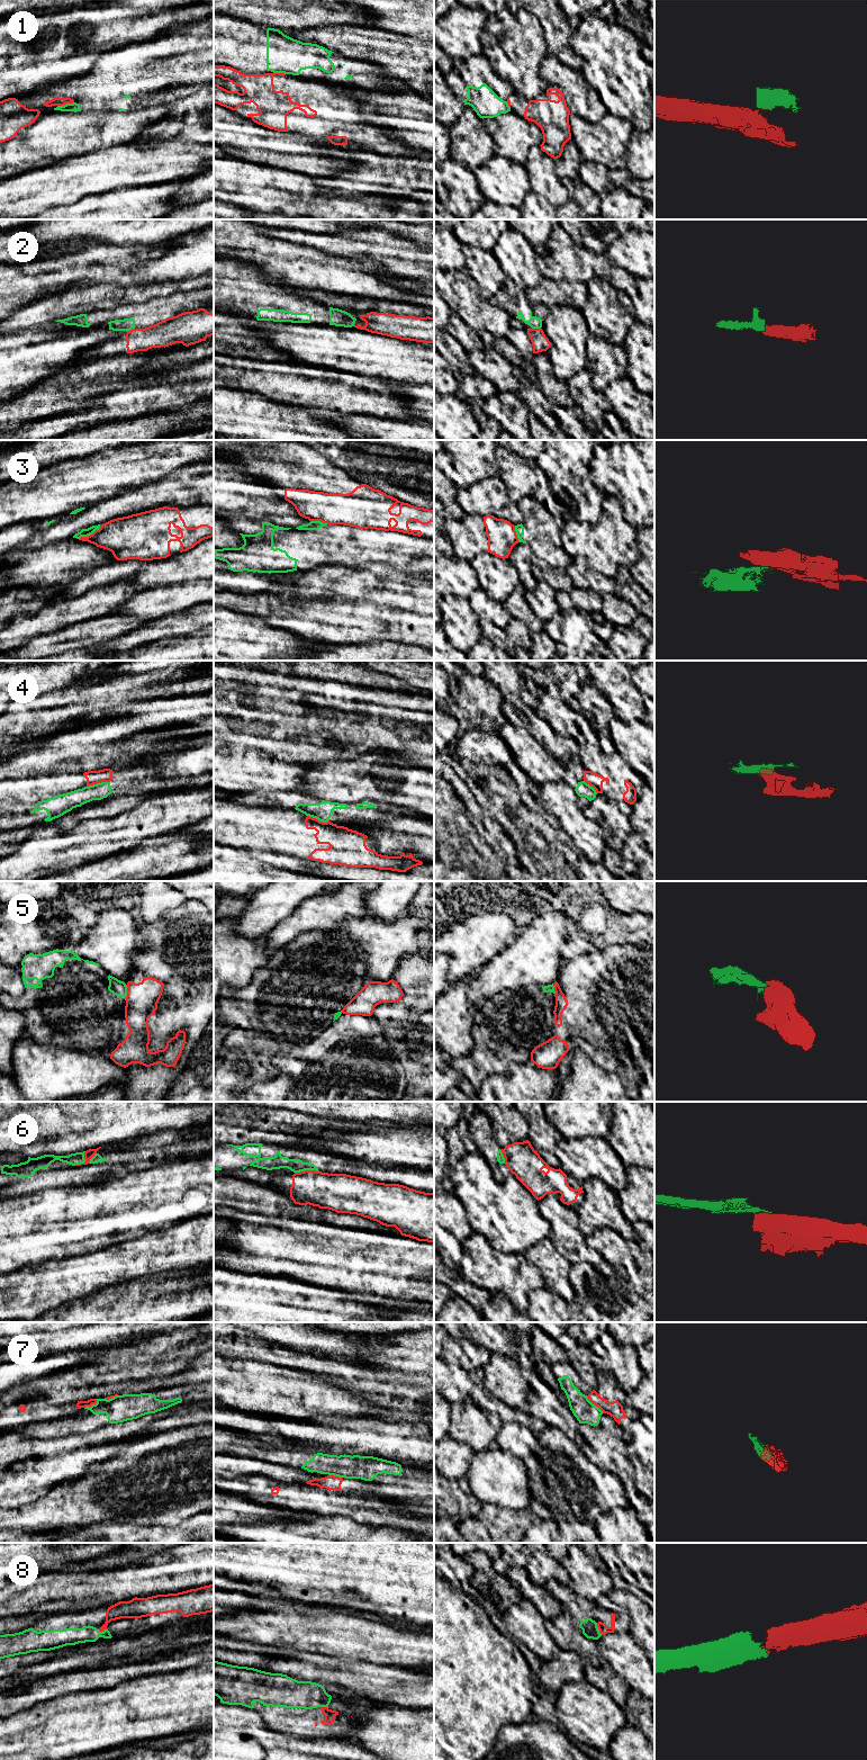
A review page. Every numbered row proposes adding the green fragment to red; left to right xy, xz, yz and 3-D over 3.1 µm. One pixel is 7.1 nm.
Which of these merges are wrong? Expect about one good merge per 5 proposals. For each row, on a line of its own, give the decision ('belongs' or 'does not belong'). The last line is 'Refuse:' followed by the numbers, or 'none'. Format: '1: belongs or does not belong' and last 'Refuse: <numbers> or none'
1: does not belong
2: does not belong
3: does not belong
4: does not belong
5: does not belong
6: does not belong
7: does not belong
8: belongs
Refuse: 1, 2, 3, 4, 5, 6, 7

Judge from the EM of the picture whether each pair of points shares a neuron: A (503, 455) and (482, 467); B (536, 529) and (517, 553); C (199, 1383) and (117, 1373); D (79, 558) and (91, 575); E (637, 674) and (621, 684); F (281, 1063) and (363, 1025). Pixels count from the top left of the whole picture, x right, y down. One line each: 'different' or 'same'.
A: different
B: different
C: different
D: different
E: different
F: same

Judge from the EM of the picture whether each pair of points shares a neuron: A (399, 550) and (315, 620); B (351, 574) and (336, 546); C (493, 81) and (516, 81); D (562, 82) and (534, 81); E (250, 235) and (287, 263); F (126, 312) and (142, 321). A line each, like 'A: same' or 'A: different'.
A: different
B: different
C: different
D: different
E: same
F: same

